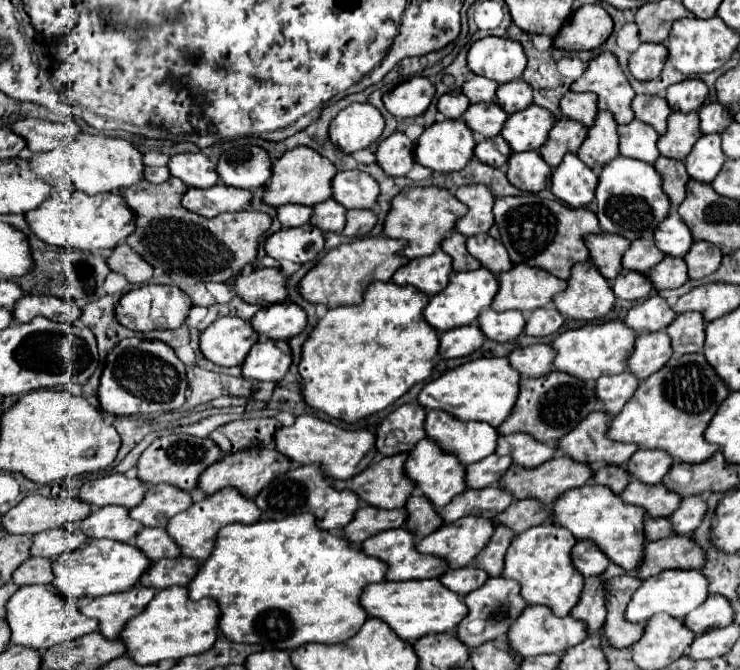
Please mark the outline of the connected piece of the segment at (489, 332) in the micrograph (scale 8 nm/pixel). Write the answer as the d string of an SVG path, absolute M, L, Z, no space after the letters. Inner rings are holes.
M488 308L480 312L480 320L478 320L478 326L484 332L484 336L496 342L514 340L524 330L524 324L526 320L518 310L494 312L492 308Z

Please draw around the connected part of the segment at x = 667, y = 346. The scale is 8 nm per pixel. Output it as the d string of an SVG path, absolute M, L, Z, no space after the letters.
M664 330L660 332L650 332L650 334L640 334L638 340L636 340L636 346L634 346L634 354L630 356L628 360L628 368L640 378L648 378L652 372L658 372L668 360L672 358L672 344L668 340L668 334Z

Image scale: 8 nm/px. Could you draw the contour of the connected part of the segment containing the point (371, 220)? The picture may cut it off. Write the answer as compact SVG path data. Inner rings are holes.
M348 210L346 226L342 234L350 238L360 238L360 236L366 236L374 224L376 224L376 214L372 210Z

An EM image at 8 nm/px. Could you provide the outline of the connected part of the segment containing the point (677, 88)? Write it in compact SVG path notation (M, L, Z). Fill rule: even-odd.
M688 78L668 88L666 100L672 112L688 114L688 112L696 112L706 102L706 96L708 96L706 84L698 78Z

